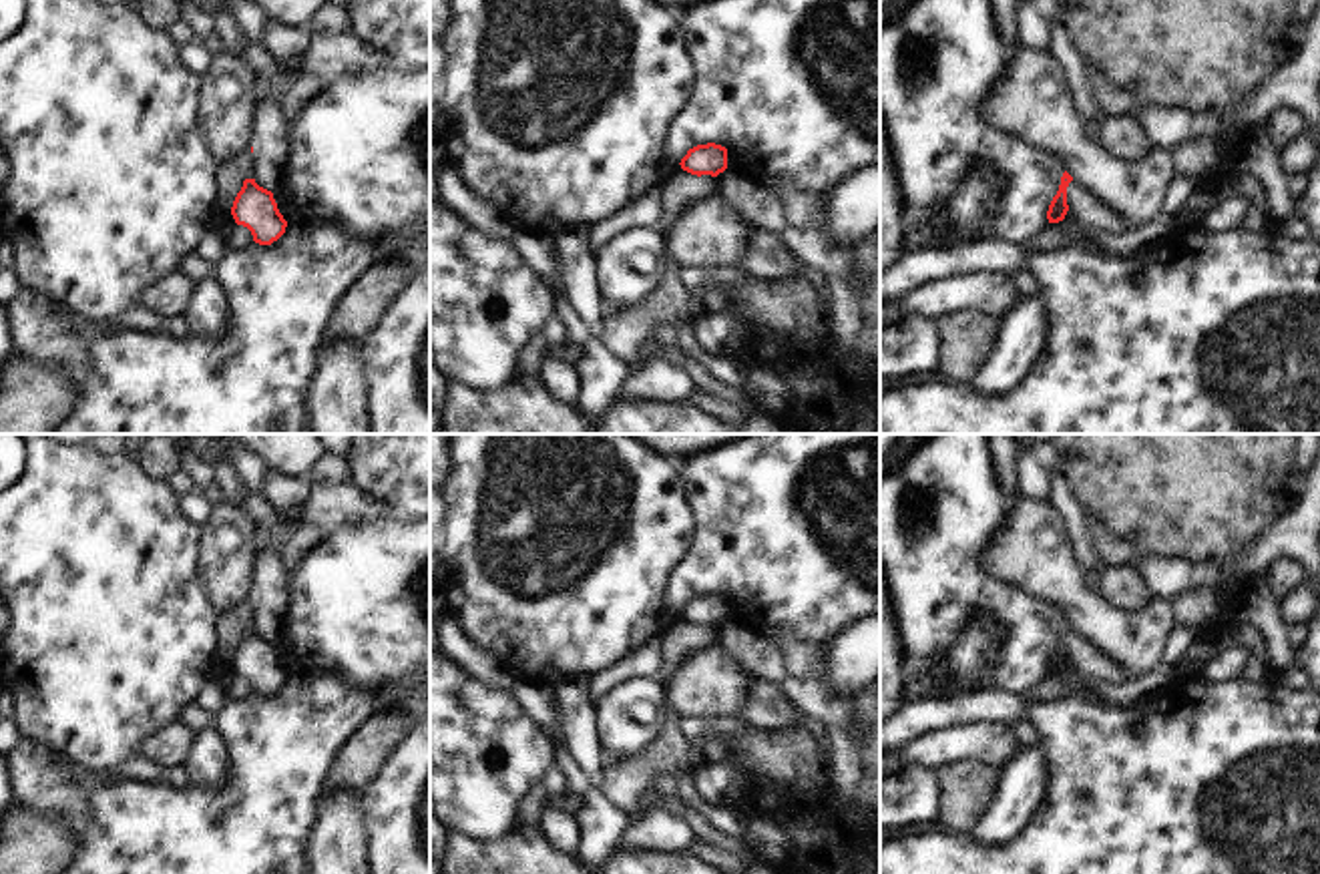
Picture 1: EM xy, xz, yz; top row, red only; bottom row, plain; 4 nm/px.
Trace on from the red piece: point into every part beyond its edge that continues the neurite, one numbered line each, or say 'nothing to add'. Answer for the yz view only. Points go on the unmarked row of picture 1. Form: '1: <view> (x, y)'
nothing to add

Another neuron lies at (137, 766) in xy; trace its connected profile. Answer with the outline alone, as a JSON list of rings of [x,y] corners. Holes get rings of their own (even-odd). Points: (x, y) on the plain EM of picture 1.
[[[139,751],[129,753],[127,757],[119,759],[111,768],[98,768],[98,770],[86,770],[62,753],[54,753],[52,759],[66,763],[70,768],[72,778],[78,782],[96,784],[106,778],[135,778],[135,780],[143,780],[151,784],[163,780],[175,788],[191,786],[189,774],[183,763],[161,768],[157,761],[149,759],[147,755]]]

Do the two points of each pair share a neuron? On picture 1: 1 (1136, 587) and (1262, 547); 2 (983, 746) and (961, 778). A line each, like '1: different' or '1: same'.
1: different
2: different

